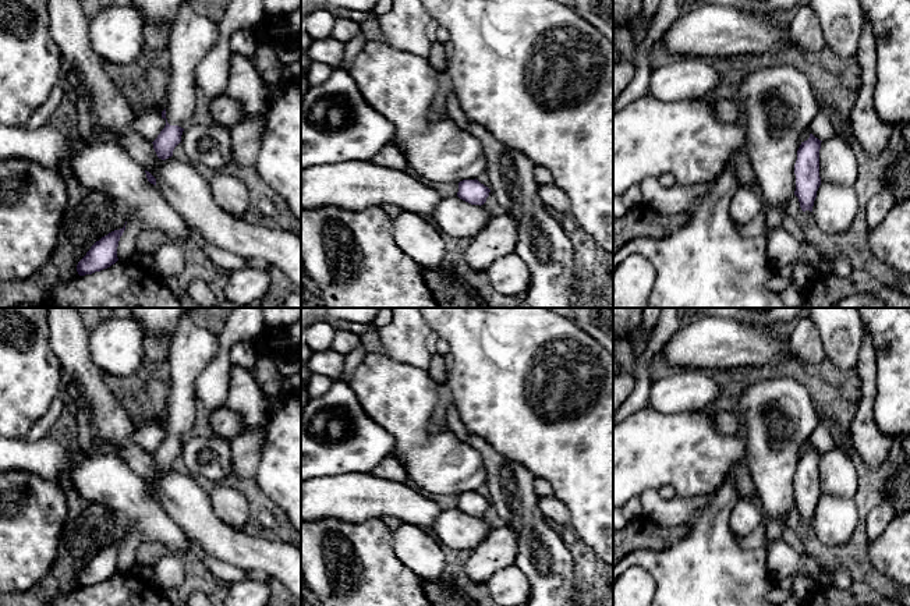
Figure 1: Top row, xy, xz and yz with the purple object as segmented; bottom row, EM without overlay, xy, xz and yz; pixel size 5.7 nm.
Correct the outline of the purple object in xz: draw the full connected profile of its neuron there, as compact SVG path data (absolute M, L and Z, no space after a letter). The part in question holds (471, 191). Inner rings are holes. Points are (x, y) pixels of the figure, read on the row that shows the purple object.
M463 180L458 182L457 196L471 205L484 205L491 189L475 180Z

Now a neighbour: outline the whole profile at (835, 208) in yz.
M821 182L812 206L812 219L825 234L839 234L850 228L858 210L853 187Z

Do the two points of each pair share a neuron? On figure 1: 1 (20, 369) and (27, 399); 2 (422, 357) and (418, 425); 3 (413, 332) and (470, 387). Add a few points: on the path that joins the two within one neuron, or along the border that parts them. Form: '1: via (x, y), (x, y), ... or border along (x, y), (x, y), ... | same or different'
1: via (20, 376), (20, 392) | same
2: border along (392, 357), (427, 369) | different
3: border along (427, 322), (432, 330) | different

